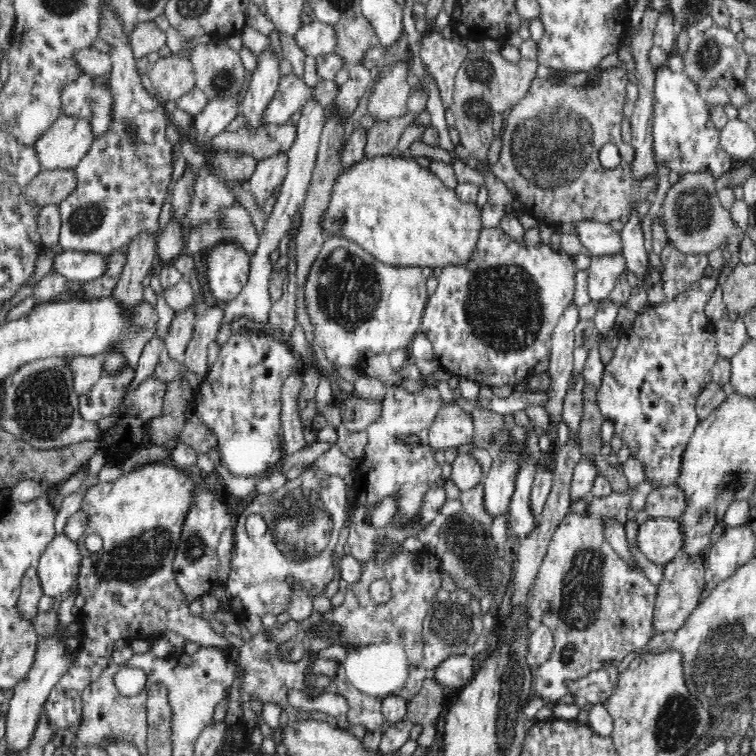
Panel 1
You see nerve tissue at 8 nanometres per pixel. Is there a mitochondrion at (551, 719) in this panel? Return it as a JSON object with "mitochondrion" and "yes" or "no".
{"mitochondrion":"no"}

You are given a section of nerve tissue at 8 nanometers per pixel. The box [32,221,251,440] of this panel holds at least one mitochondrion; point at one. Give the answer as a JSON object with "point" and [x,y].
{"point":[140,326]}

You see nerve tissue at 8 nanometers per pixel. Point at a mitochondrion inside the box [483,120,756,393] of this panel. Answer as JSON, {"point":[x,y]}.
{"point":[693,212]}

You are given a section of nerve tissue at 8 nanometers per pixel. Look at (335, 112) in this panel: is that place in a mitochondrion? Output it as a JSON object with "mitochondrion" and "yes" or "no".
{"mitochondrion":"no"}

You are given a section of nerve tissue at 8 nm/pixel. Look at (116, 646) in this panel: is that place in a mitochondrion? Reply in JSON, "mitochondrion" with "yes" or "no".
{"mitochondrion":"no"}

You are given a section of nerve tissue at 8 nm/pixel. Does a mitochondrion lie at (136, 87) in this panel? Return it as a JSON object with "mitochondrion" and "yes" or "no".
{"mitochondrion":"no"}

